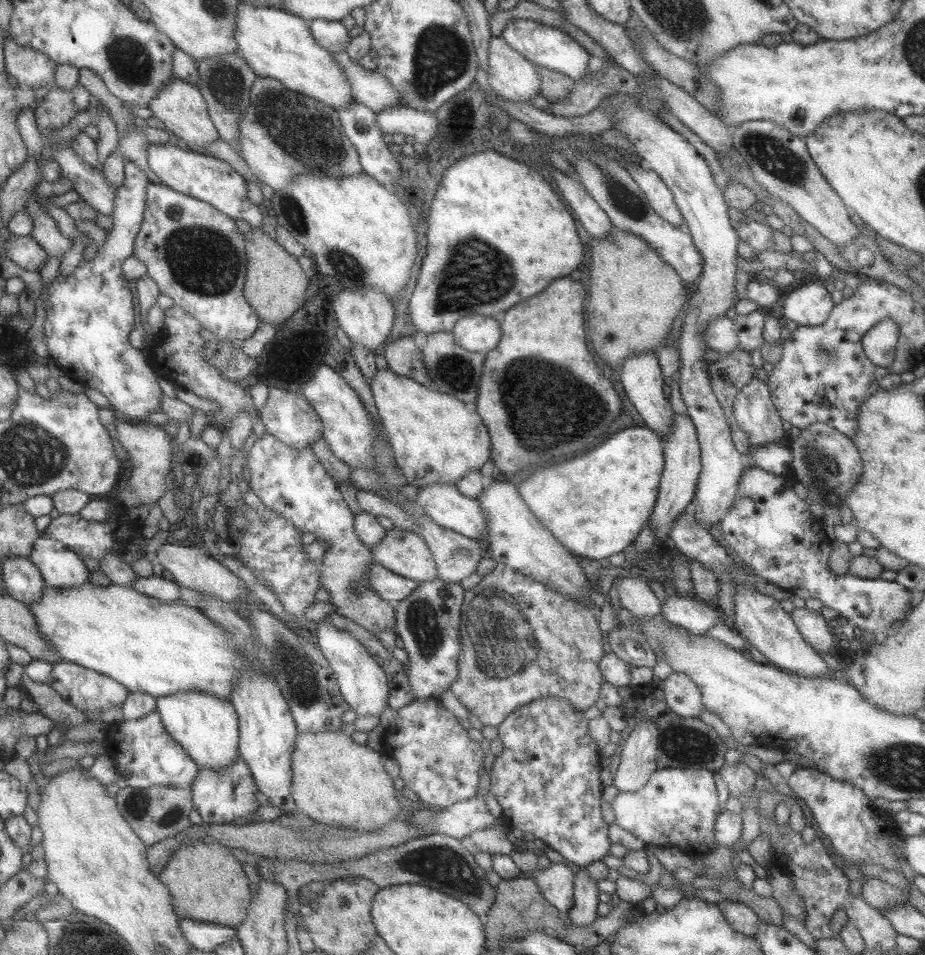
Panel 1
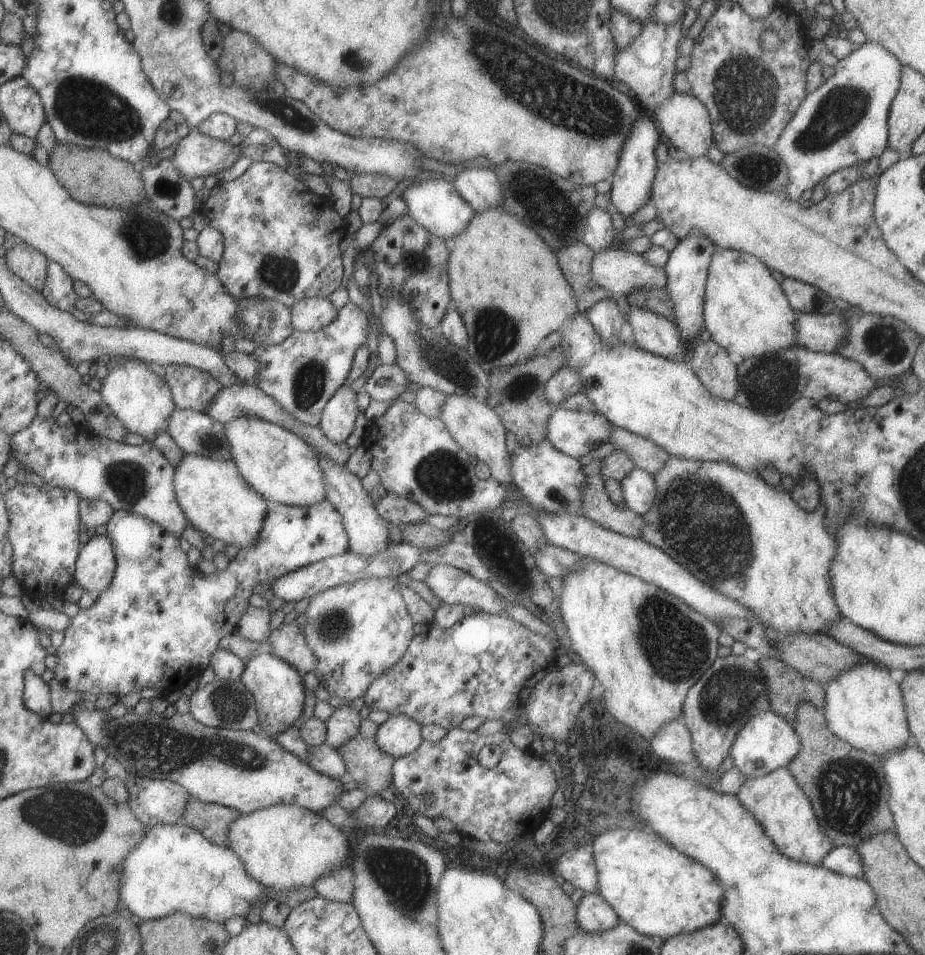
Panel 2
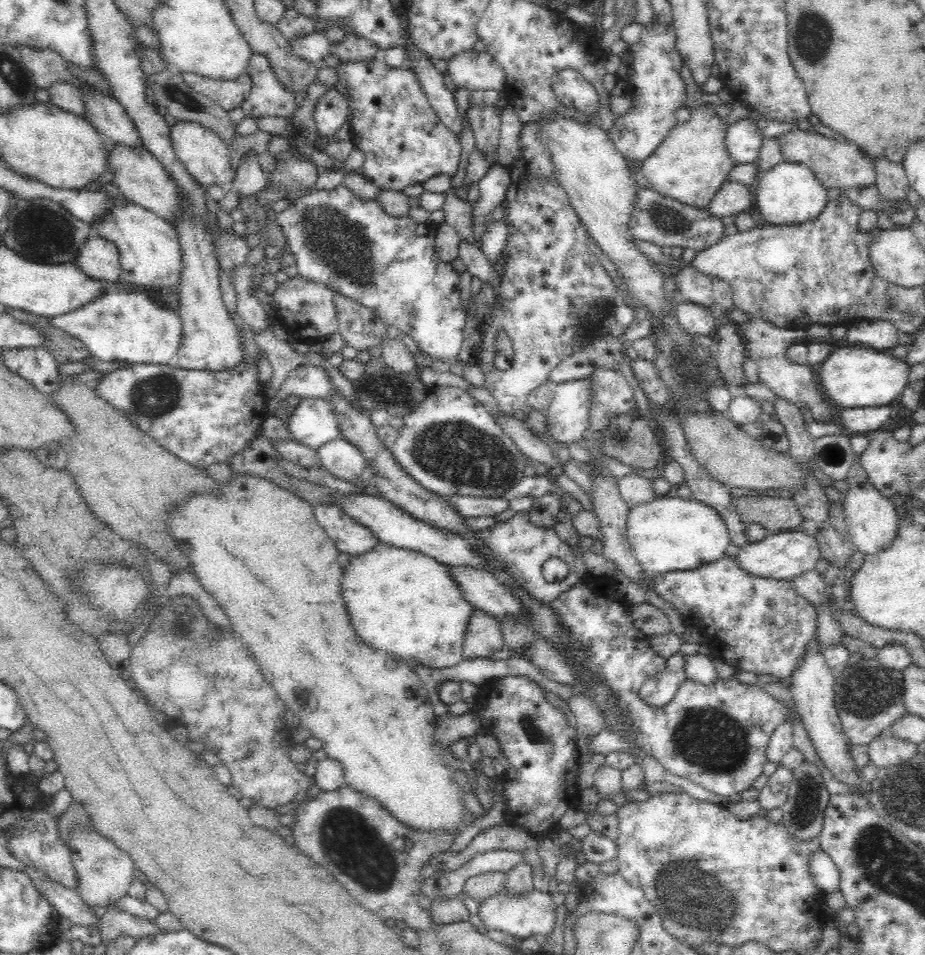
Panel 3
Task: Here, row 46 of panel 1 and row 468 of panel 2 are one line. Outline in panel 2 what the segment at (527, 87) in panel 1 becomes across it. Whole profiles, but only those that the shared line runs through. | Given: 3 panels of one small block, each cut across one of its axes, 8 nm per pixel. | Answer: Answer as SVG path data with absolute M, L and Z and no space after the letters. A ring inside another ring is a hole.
M447 395L445 402L440 408L440 418L453 440L470 456L475 456L478 461L487 465L490 477L504 487L513 487L514 482L510 473L510 456L505 447L505 427L500 416L487 403L481 403L475 397L465 397L459 395Z

